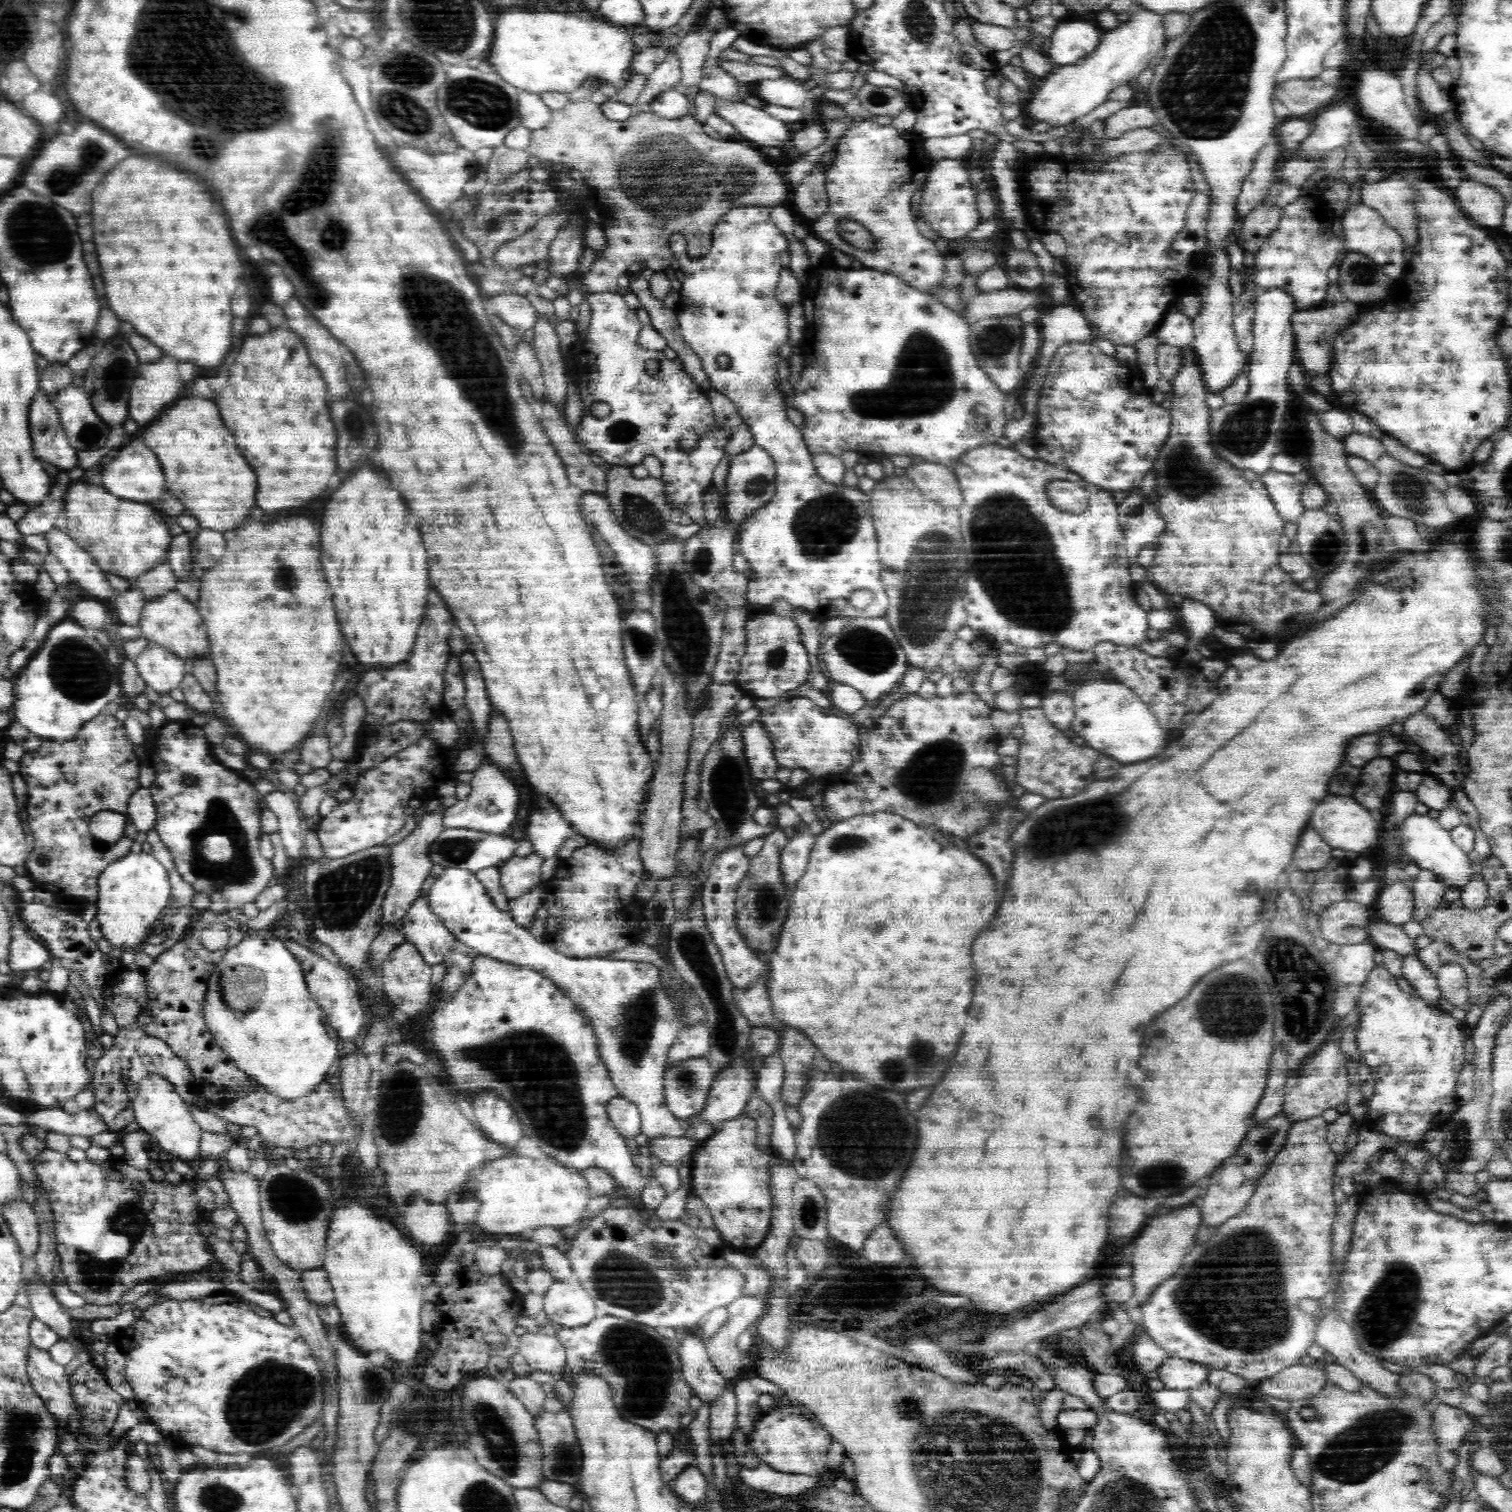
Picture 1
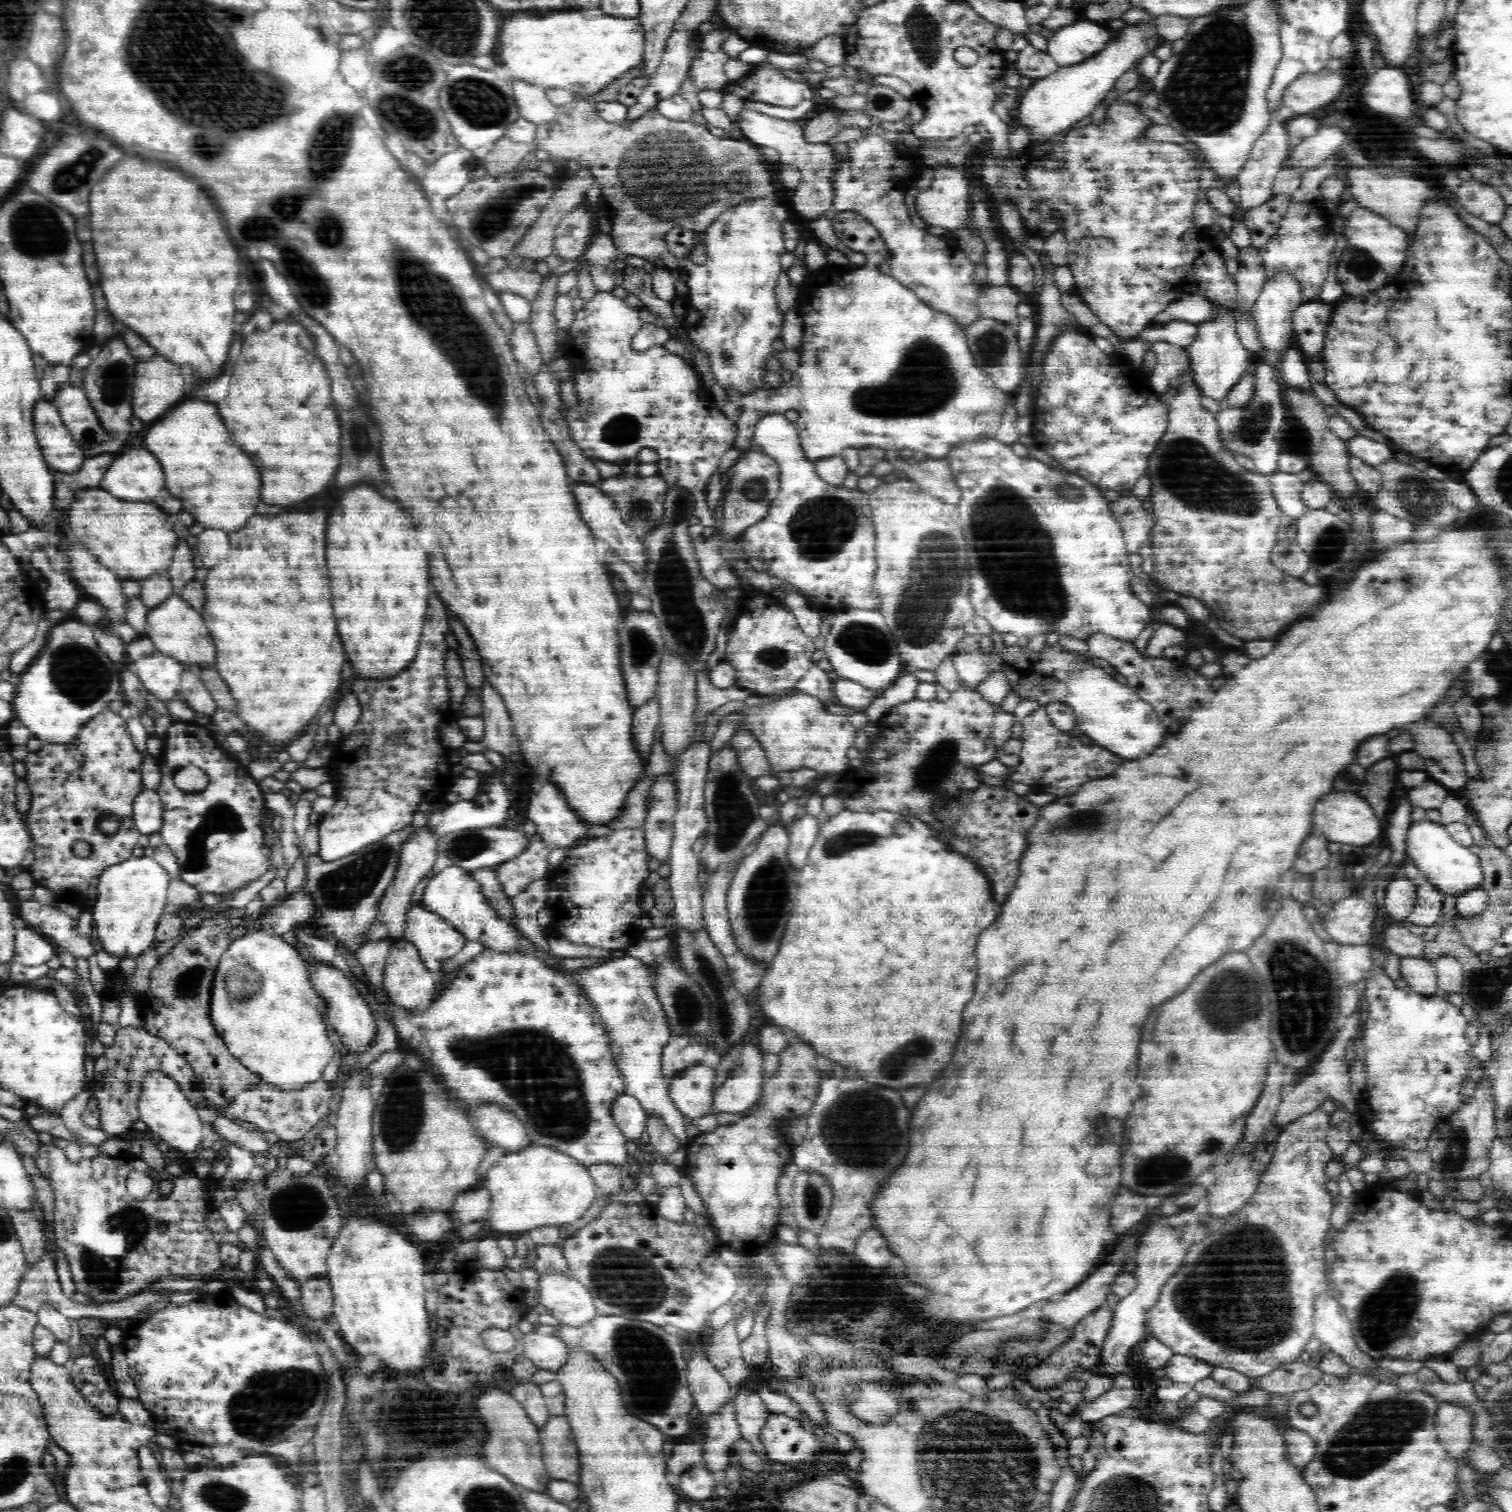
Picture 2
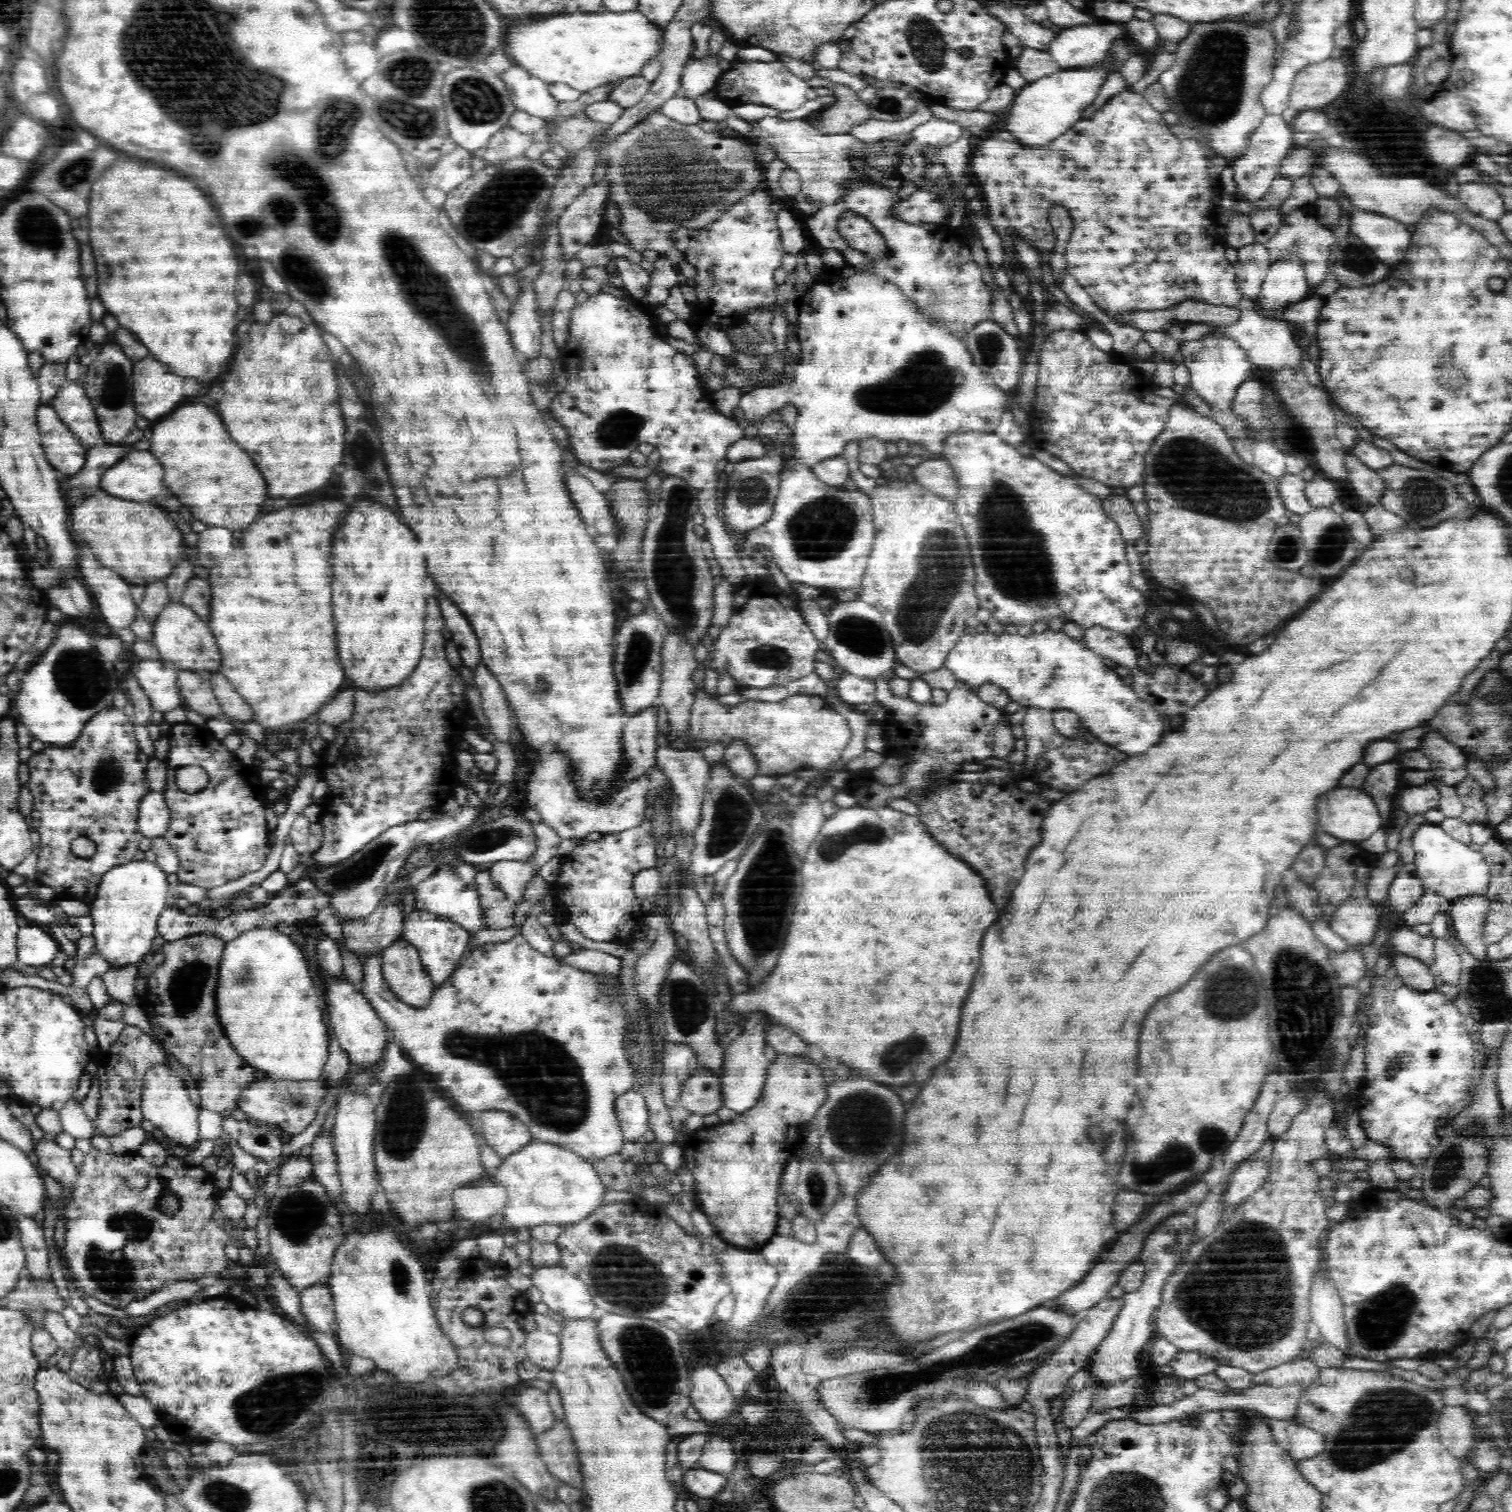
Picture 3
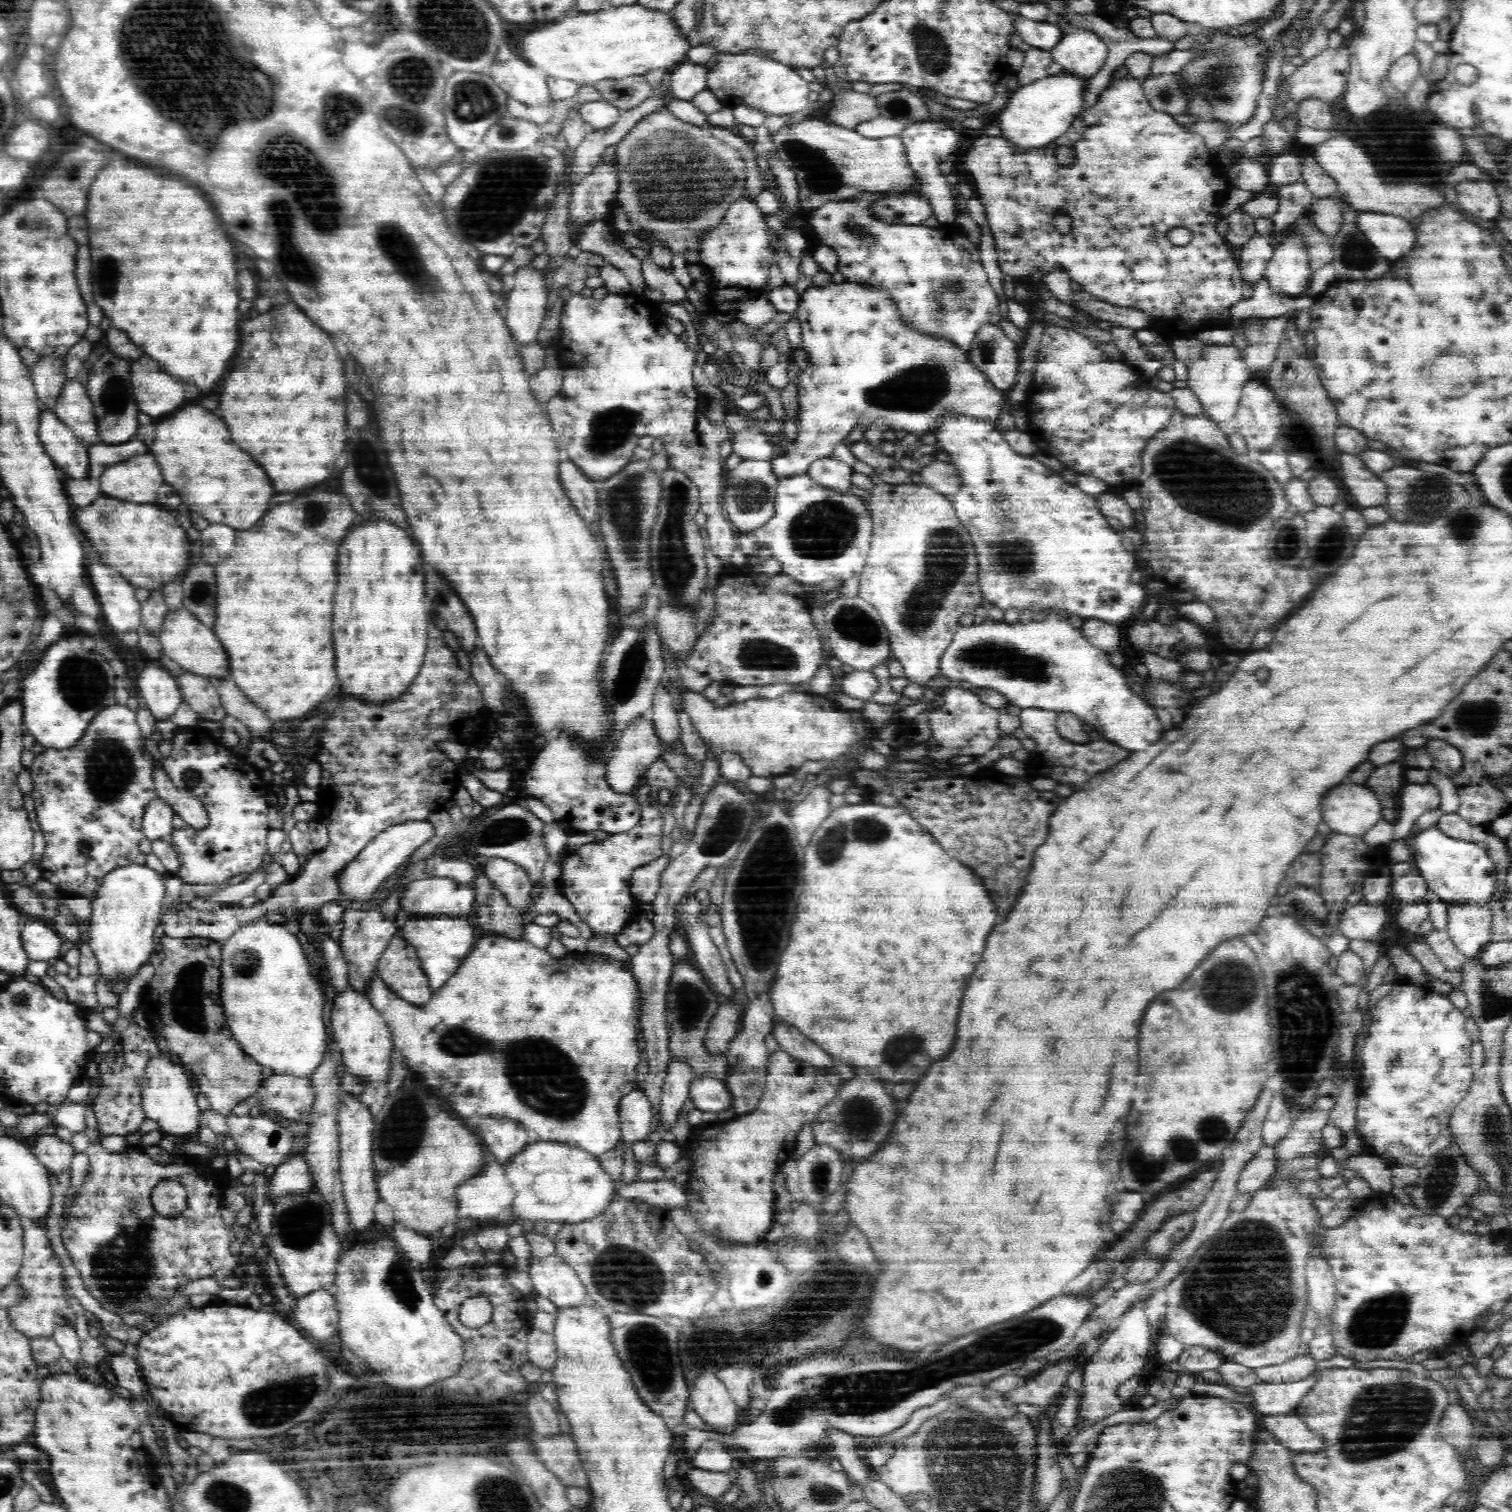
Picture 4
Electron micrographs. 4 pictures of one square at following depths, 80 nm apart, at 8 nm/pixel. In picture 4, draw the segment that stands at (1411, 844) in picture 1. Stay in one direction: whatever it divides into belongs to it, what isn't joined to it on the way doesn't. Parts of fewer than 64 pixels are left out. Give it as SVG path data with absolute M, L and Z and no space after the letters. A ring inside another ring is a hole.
M1437 826L1415 831L1412 839L1414 866L1427 881L1429 895L1433 894L1457 906L1491 906L1491 896L1498 882L1494 863L1485 848L1476 843L1456 840L1444 834Z

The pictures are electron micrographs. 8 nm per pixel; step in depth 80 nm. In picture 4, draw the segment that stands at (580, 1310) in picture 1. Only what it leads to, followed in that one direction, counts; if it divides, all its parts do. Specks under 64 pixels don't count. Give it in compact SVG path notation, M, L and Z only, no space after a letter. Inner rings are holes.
M557 1254L530 1258L529 1277L540 1296L548 1298L557 1308L589 1302L588 1290L577 1272Z

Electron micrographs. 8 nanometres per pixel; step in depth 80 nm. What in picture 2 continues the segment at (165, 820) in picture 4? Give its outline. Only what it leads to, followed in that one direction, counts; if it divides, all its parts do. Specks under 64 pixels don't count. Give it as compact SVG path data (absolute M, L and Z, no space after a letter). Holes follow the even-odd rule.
M144 789L133 806L134 822L141 834L160 832L163 823L163 806L155 789Z

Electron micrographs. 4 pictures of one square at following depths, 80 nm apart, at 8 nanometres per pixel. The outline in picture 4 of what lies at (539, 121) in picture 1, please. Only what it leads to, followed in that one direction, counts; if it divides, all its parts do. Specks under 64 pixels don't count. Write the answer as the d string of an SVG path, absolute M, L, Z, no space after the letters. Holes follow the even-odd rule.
M514 53L507 62L496 64L489 75L509 96L526 106L542 106L552 99L547 76L519 54Z

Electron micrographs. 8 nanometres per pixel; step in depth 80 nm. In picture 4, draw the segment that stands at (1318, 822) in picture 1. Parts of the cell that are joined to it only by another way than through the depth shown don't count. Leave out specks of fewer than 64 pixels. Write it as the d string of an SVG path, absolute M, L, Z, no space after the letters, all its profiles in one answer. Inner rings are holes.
M1340 784L1324 796L1321 806L1323 828L1348 836L1364 836L1383 811L1378 793L1364 784Z

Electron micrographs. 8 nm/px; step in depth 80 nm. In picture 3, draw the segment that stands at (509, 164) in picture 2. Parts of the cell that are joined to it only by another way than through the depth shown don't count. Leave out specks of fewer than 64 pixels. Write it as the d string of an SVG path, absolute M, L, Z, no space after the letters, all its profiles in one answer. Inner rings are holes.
M506 126L497 134L492 136L490 143L487 144L484 160L486 164L500 164L504 160L516 159L522 156L533 142L533 135L520 133L512 127Z

